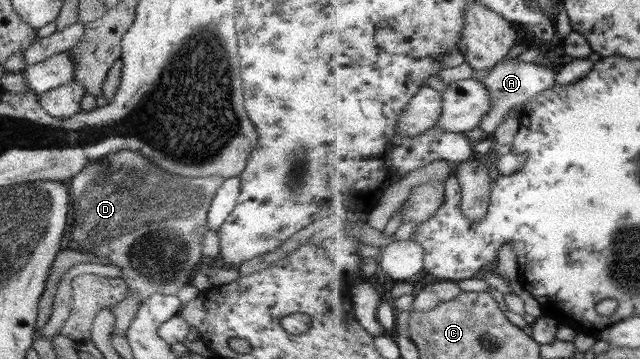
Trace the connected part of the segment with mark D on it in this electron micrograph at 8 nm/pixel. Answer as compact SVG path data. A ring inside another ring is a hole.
M123 150L113 153L108 160L87 164L70 180L71 211L74 214L72 239L82 247L81 251L109 258L113 265L122 269L122 279L126 282L130 297L112 307L115 315L112 337L126 335L142 303L156 293L178 295L183 286L191 285L198 265L206 261L202 254L202 243L205 234L210 230L208 211L217 189L224 182L224 177L171 175L149 163L149 159L145 159L143 155Z

